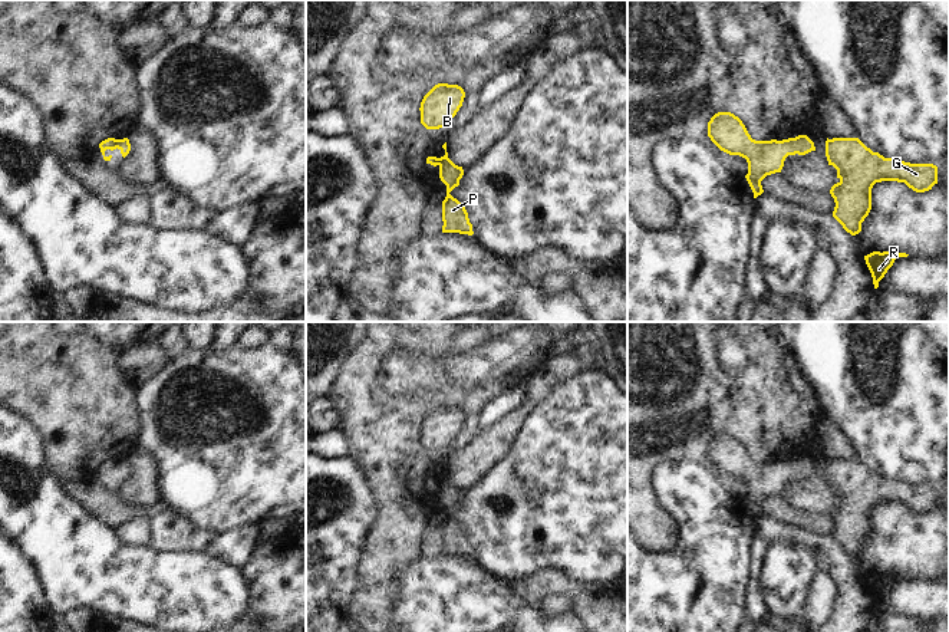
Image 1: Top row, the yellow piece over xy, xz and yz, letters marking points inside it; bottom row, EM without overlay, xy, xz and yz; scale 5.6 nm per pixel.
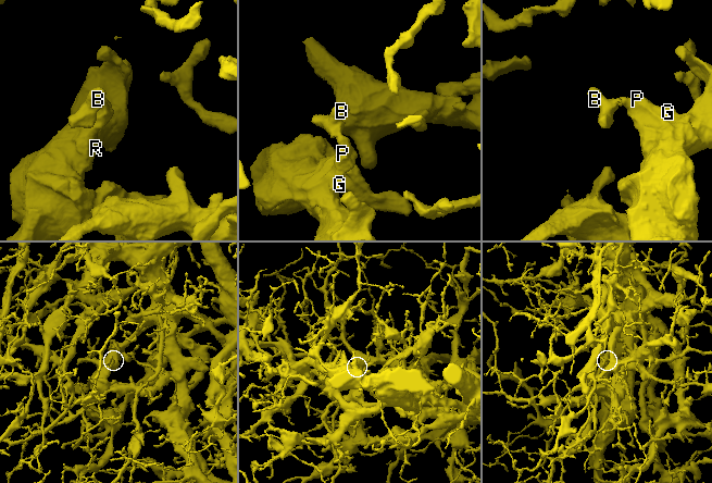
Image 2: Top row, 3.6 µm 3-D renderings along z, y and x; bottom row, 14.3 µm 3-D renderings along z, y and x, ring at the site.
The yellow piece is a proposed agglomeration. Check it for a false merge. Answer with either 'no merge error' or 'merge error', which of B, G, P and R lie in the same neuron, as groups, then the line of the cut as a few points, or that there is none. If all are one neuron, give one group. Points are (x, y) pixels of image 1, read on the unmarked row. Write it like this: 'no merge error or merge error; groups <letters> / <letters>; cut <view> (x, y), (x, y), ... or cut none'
no merge error; groups B G P R; cut none

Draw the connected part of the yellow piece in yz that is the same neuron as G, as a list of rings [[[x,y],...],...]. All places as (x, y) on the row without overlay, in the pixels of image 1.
[[[827,460],[826,478],[840,501],[830,511],[836,524],[833,539],[851,557],[861,553],[861,544],[871,531],[871,510],[876,504],[904,504],[916,514],[929,513],[938,506],[936,487],[884,480],[859,460]]]

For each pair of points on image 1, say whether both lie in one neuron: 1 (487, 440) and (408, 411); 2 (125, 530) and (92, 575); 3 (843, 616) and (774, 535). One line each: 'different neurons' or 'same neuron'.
1: different neurons
2: different neurons
3: same neuron

